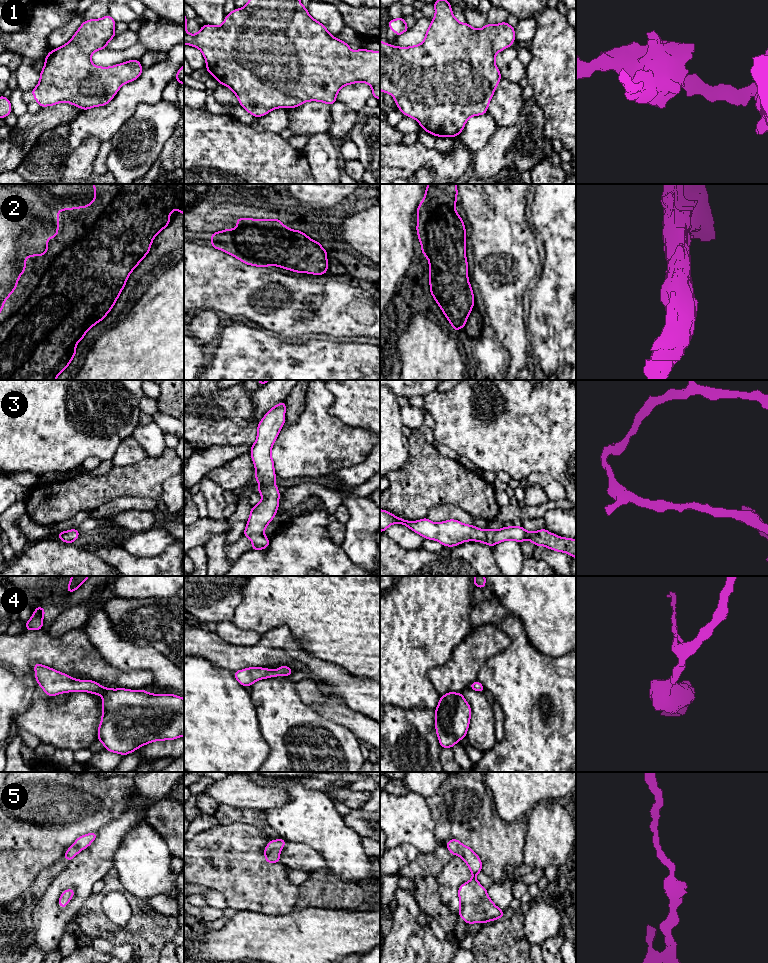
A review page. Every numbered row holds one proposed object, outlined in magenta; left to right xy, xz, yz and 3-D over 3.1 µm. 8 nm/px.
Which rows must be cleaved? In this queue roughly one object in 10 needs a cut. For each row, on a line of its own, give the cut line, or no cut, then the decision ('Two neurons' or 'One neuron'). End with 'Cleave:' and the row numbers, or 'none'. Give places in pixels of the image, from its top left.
1: No split. One neuron
2: No split. One neuron
3: No split. One neuron
4: No split. One neuron
5: No split. One neuron
Cleave: none

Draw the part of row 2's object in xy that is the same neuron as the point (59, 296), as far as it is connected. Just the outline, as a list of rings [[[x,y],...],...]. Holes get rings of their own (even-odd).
[[[93,184],[95,198],[88,206],[59,209],[57,211],[57,233],[46,238],[44,254],[24,257],[24,270],[17,277],[15,288],[4,299],[0,309],[0,380],[56,380],[58,375],[68,368],[76,354],[77,343],[86,332],[99,321],[104,320],[116,303],[130,273],[149,253],[153,239],[170,224],[172,210],[184,215],[184,184]]]

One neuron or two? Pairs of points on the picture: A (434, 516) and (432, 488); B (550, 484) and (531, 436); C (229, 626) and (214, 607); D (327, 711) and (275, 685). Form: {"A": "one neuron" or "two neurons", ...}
{"A": "two neurons", "B": "two neurons", "C": "two neurons", "D": "two neurons"}

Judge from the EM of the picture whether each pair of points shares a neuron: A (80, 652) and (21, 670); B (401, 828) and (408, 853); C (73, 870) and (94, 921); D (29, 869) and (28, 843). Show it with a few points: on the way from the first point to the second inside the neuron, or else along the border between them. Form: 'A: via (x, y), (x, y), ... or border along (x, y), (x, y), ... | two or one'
A: via (65, 652), (38, 652), (35, 655) | one
B: border along (390, 848), (410, 843), (418, 852) | two
C: border along (92, 892), (74, 917) | two
D: via (28, 863), (28, 849) | one

